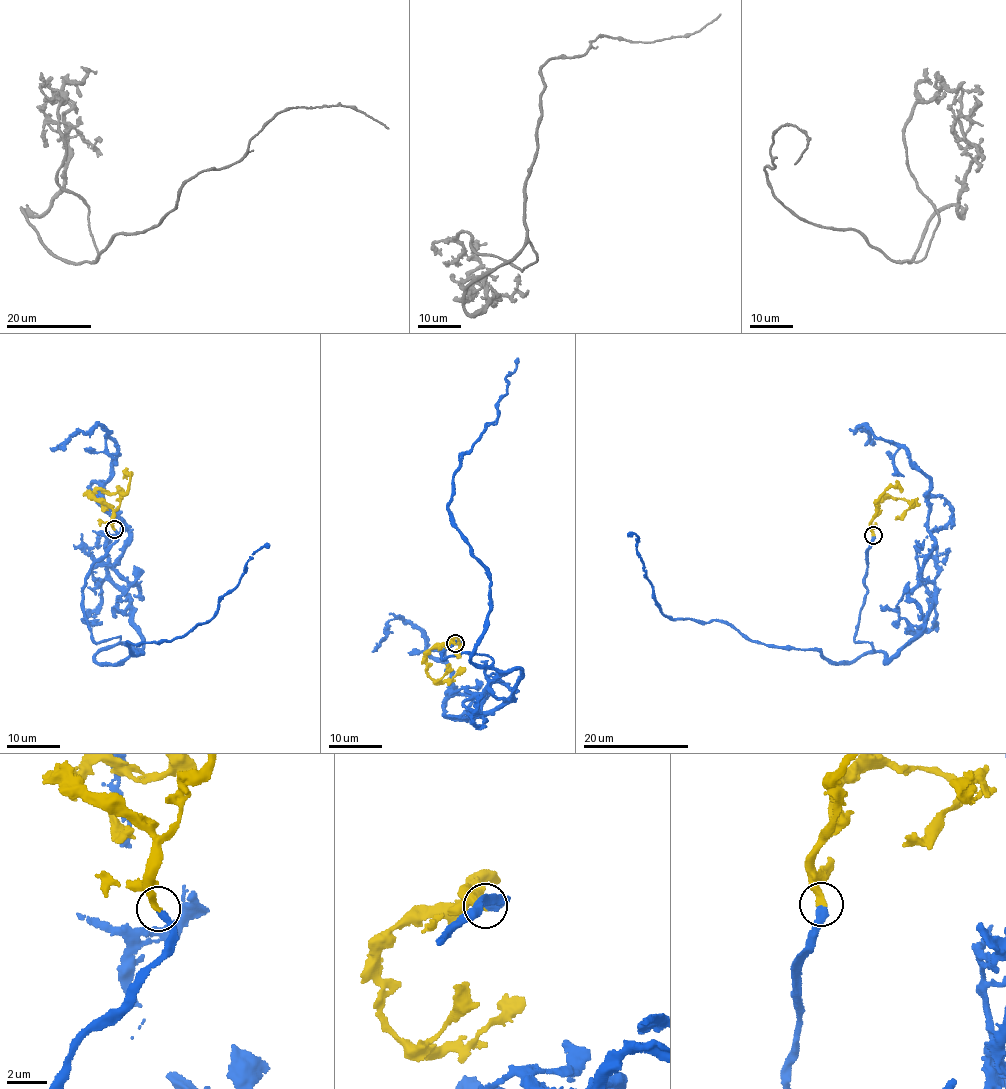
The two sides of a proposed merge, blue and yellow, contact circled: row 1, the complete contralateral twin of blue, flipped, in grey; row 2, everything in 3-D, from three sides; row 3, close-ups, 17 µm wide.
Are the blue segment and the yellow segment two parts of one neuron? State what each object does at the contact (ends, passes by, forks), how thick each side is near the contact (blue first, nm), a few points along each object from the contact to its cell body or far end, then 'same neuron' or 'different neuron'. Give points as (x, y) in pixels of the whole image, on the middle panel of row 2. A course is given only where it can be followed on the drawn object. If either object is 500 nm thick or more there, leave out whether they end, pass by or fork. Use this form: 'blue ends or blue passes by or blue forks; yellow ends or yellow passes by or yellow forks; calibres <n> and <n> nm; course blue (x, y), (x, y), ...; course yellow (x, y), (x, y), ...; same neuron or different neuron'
blue ends; yellow ends; calibres 400 and 320 nm; course blue (454, 643), (445, 660), (493, 660), (470, 660), (491, 573), (449, 509), (459, 460), (497, 415), (518, 357); course yellow (454, 643), (449, 639), (449, 642), (430, 651), (425, 658), (427, 674), (434, 681), (448, 681), (465, 667); same neuron

